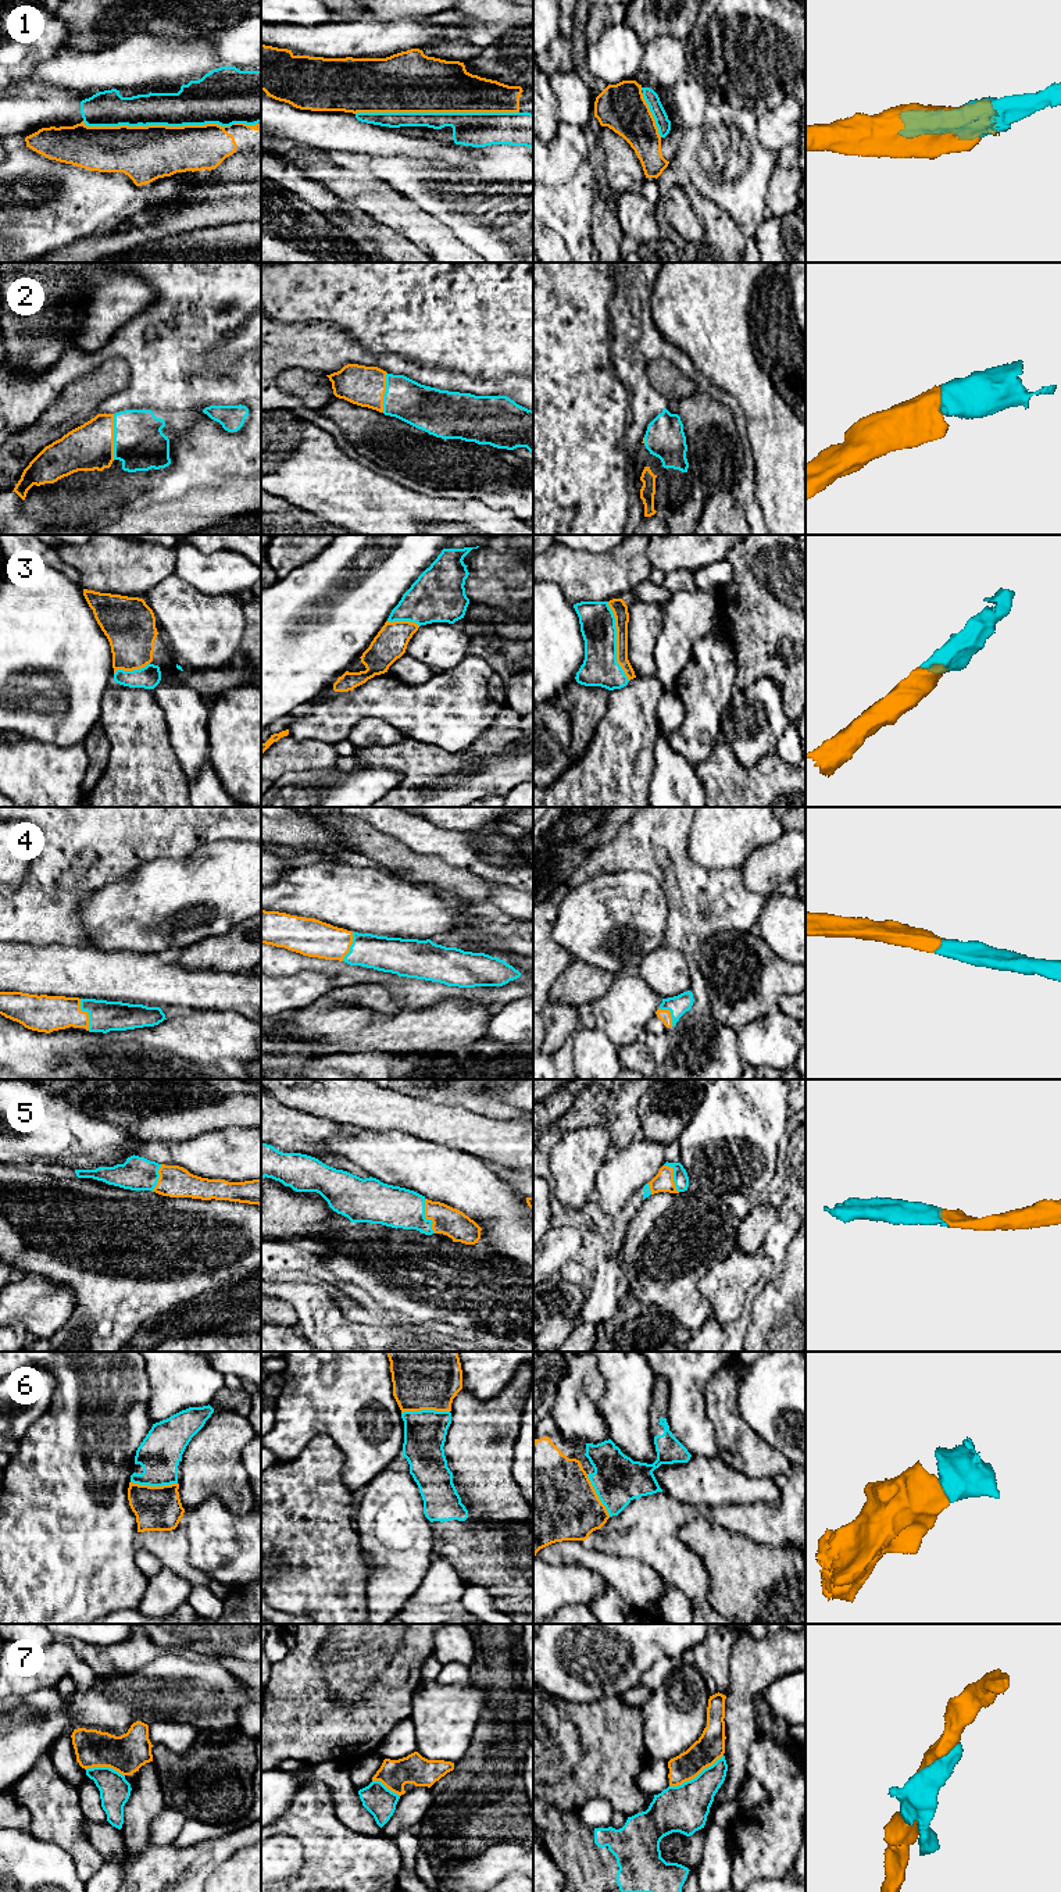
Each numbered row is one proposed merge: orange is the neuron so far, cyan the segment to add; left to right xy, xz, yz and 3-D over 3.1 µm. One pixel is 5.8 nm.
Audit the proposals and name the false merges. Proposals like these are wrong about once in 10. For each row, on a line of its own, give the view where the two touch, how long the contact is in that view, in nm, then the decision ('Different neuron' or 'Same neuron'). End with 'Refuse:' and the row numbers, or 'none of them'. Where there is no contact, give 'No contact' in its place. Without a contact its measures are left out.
1: Touches orange in xy. Shared border 1000 nm. Same neuron
2: Touches orange in xy. Shared border 260 nm. Same neuron
3: Touches orange in yz. Shared border 480 nm. Same neuron
4: Touches orange in xy. Shared border 190 nm. Same neuron
5: Touches orange in xz. Shared border 200 nm. Same neuron
6: Touches orange in xz. Shared border 280 nm. Same neuron
7: Touches orange in yz. Shared border 360 nm. Different neuron
Refuse: 7

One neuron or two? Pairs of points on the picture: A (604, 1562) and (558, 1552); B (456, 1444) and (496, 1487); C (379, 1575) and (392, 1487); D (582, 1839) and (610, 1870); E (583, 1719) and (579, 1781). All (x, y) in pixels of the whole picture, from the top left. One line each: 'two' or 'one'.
A: one
B: one
C: one
D: one
E: one

